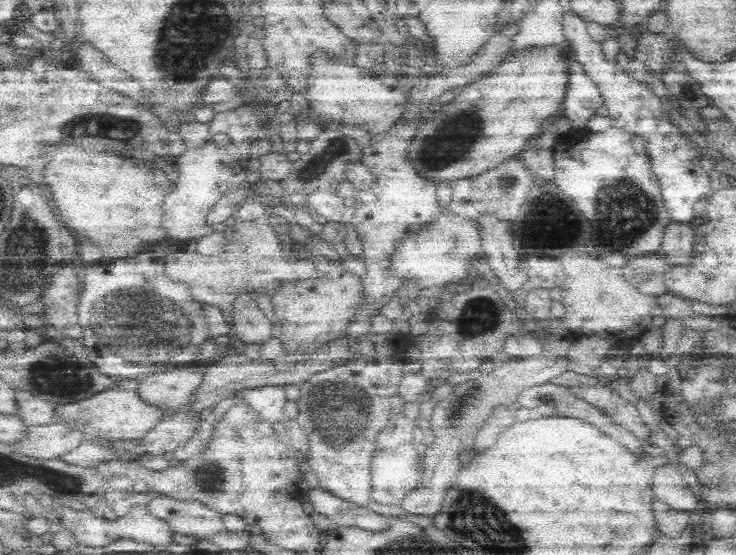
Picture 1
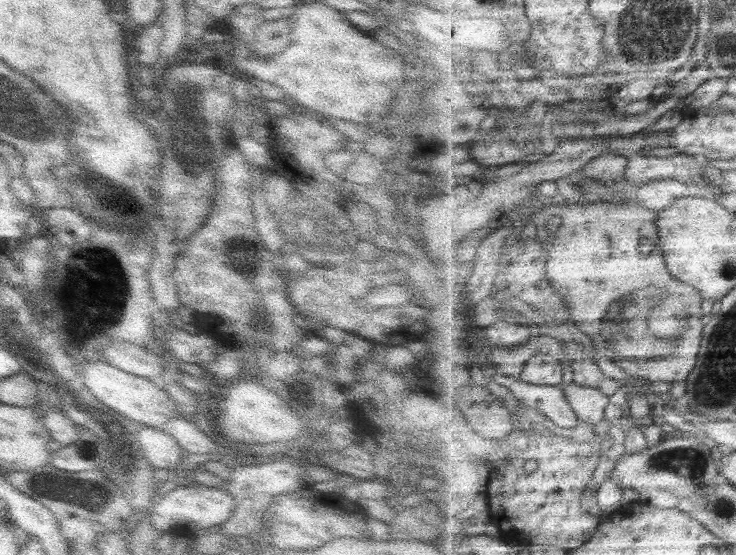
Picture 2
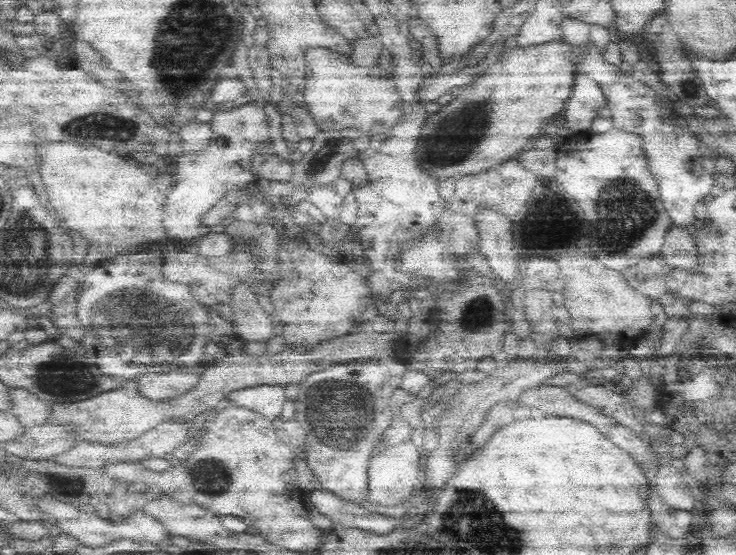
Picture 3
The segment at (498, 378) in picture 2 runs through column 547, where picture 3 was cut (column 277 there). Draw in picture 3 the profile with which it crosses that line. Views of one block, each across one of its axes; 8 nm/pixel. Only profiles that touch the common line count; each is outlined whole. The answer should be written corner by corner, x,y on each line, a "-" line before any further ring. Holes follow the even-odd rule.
270,385
254,386
232,391
222,399
226,399
229,405
241,406
256,411
268,420
275,420
281,417
282,407
288,400
284,389

